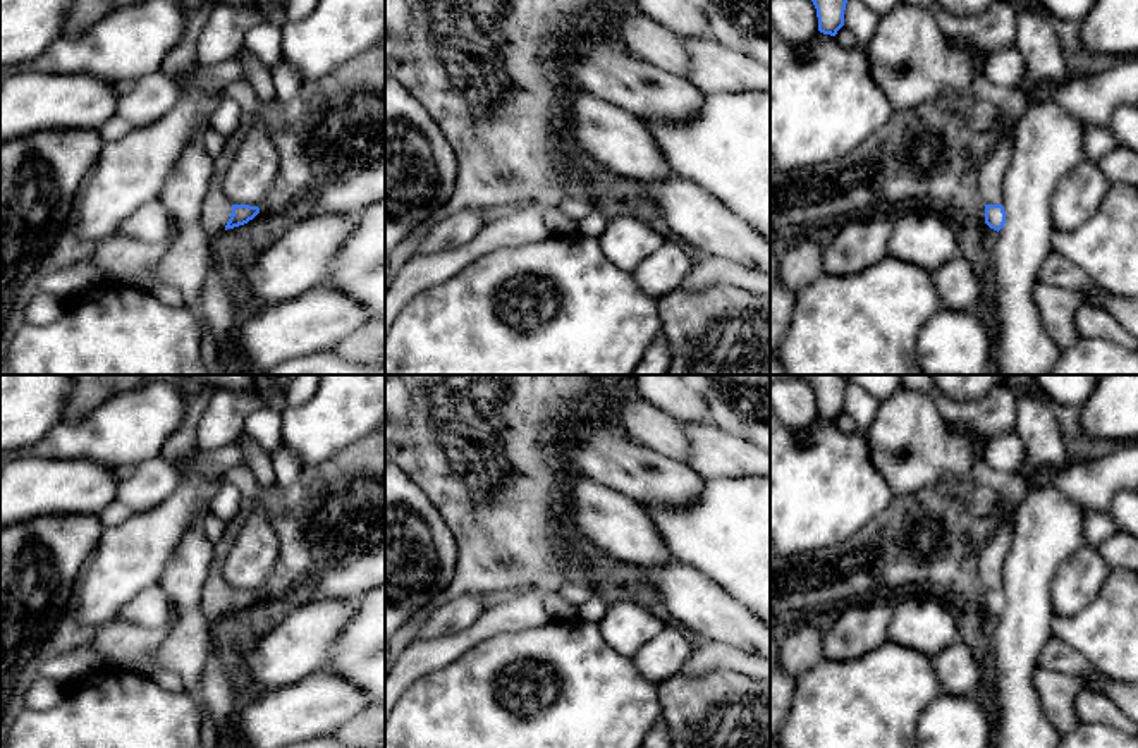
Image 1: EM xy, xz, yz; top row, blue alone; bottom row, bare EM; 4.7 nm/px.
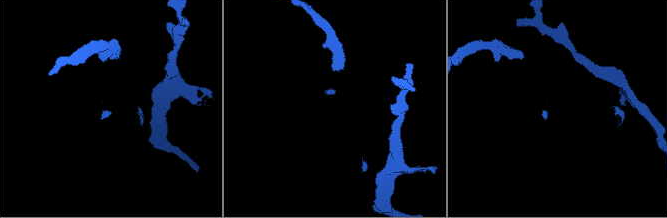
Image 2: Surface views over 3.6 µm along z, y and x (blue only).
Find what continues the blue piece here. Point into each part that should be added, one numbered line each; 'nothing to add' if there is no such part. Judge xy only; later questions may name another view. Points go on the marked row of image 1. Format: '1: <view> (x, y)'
1: xy (253, 171)

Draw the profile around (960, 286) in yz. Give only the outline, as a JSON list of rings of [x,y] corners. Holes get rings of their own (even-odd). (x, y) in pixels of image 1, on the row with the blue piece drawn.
[[[904,206],[894,213],[894,232],[885,256],[932,272],[942,308],[968,311],[980,297],[982,275],[958,251],[956,230],[947,218],[932,206]]]

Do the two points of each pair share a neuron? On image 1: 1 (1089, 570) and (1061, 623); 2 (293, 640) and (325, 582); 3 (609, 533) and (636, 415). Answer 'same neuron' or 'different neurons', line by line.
1: different neurons
2: same neuron
3: same neuron

